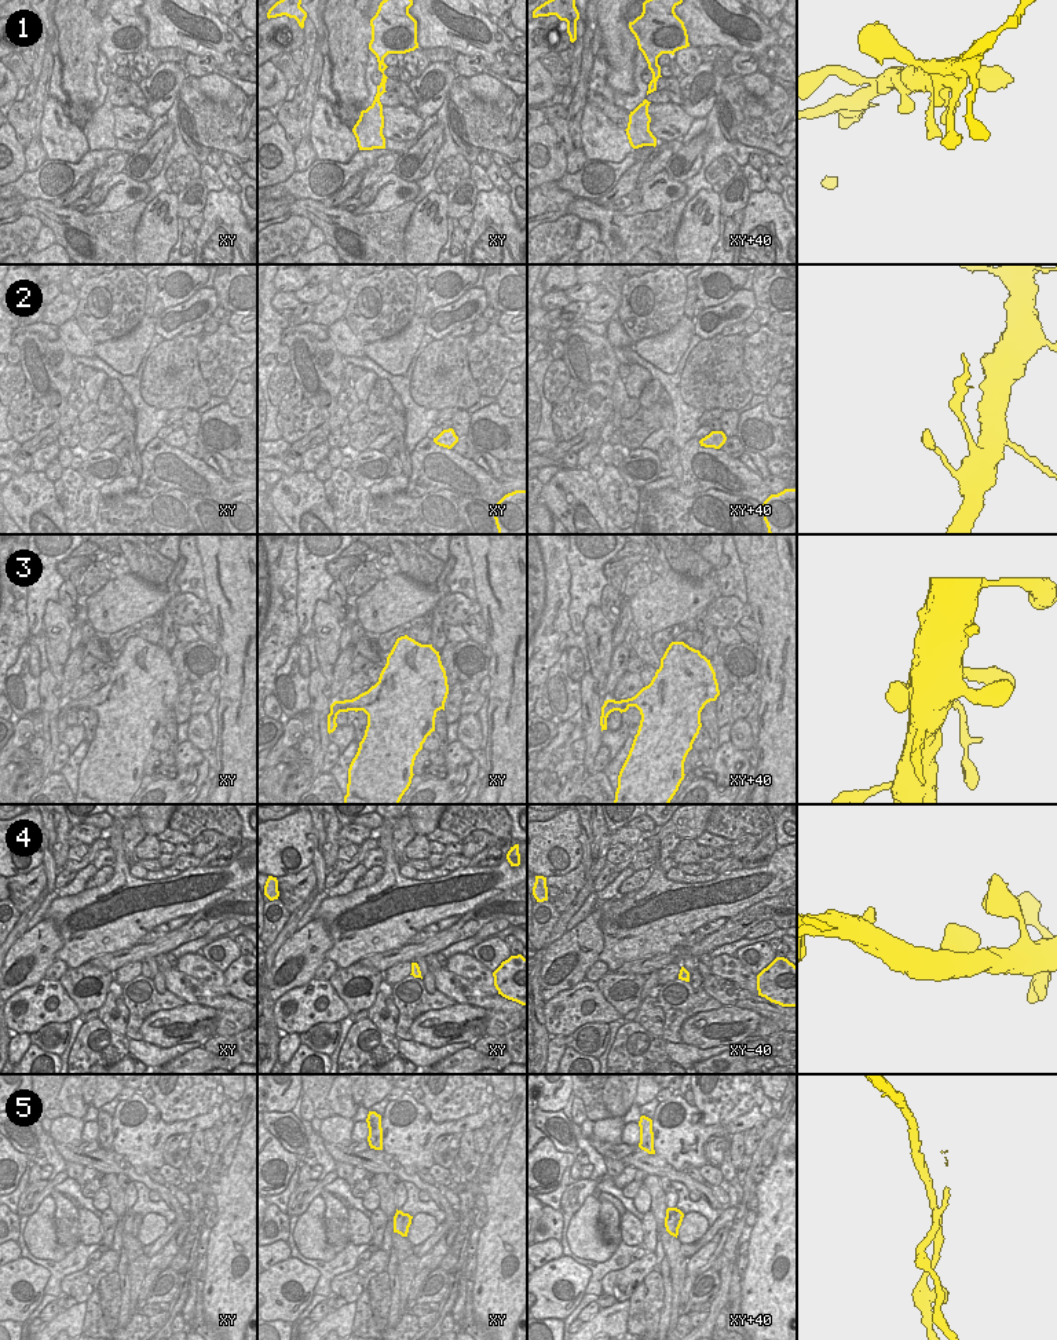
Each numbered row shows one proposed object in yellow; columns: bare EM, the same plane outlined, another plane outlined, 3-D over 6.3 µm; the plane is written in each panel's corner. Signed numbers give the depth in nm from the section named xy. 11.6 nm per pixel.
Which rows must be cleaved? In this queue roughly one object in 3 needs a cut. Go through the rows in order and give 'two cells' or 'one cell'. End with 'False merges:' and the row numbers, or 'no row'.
1: one cell
2: two cells
3: one cell
4: one cell
5: two cells
False merges: 2, 5

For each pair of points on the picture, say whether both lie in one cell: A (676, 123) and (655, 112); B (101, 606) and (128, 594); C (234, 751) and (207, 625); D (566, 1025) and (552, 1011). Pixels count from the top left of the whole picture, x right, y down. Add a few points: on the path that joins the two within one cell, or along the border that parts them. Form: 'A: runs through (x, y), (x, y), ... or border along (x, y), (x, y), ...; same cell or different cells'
A: runs through (670, 123), (661, 114); same cell
B: runs through (108, 606), (116, 606), (121, 601); same cell
C: border along (209, 613), (216, 627), (218, 641); different cells
D: runs through (563, 1022), (555, 1014); same cell

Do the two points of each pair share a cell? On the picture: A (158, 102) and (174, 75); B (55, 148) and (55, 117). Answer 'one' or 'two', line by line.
A: one
B: one

